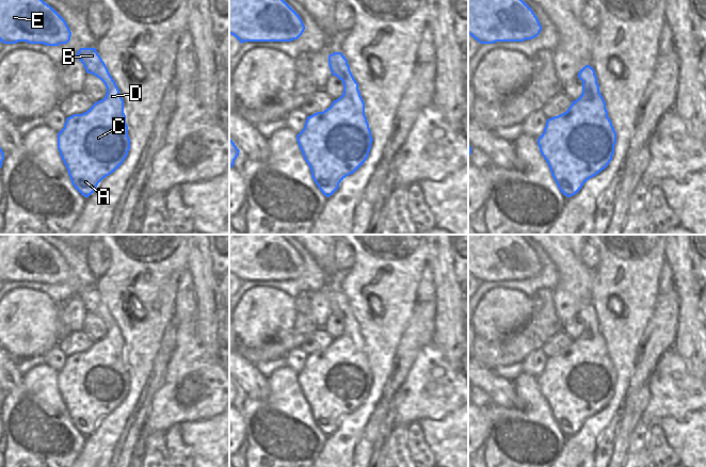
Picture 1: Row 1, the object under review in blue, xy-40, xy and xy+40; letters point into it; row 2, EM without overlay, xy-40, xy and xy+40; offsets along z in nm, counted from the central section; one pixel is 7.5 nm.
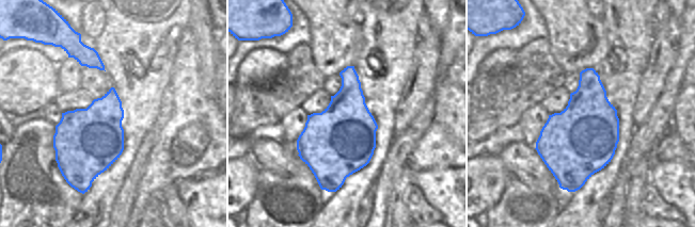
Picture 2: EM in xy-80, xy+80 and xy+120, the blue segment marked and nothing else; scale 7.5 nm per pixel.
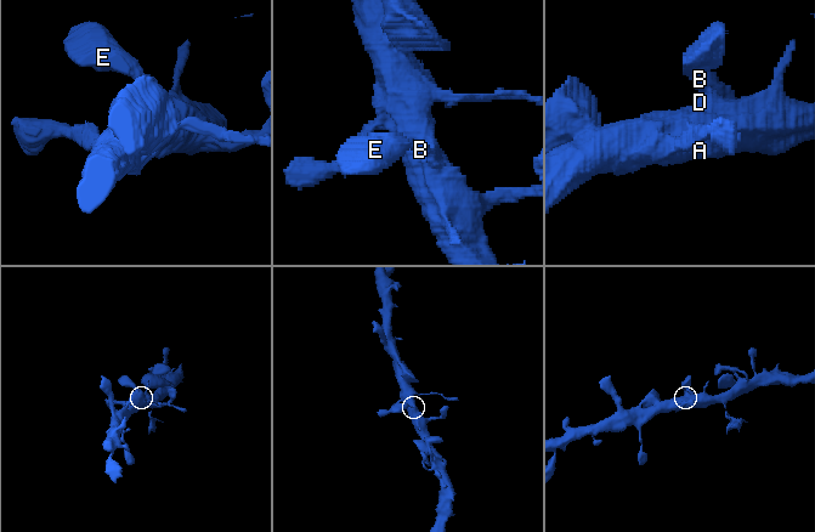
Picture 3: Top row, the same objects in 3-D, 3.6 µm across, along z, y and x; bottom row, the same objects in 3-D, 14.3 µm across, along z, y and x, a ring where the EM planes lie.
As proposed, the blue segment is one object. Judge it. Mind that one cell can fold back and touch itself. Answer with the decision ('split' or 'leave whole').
leave whole

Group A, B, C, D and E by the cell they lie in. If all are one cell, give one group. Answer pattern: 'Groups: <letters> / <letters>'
Groups: A B C D E.

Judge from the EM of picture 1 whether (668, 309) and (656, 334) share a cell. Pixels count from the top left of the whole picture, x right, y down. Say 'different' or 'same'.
same

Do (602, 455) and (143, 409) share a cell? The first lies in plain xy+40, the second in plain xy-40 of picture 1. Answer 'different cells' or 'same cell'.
same cell

